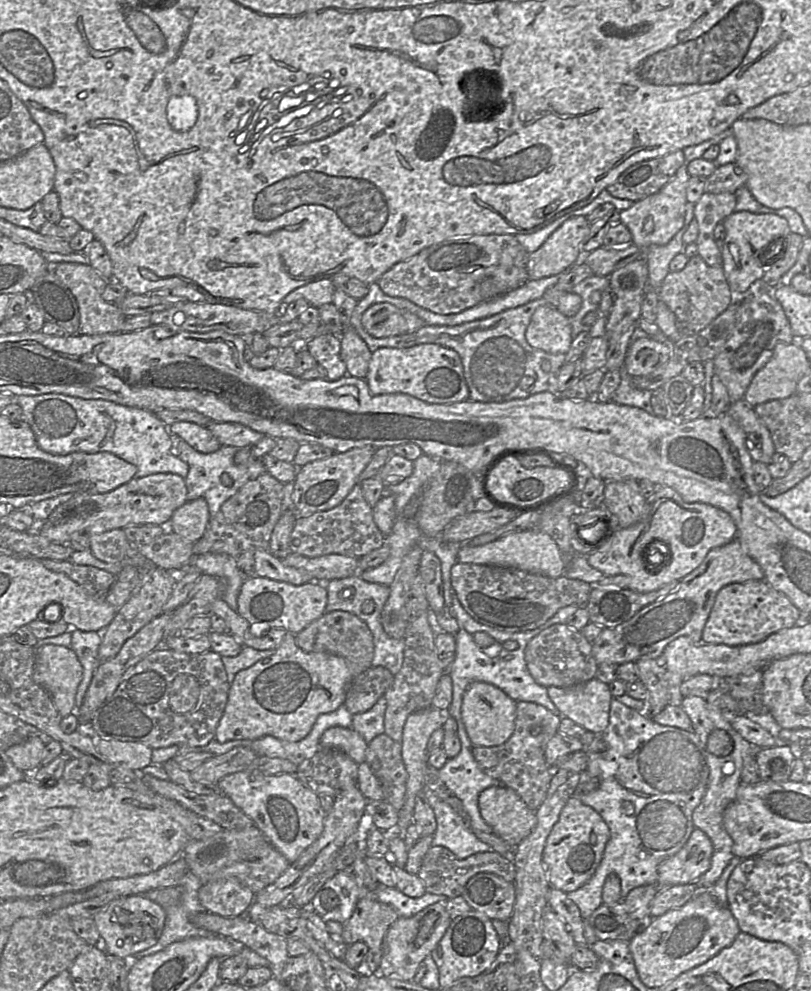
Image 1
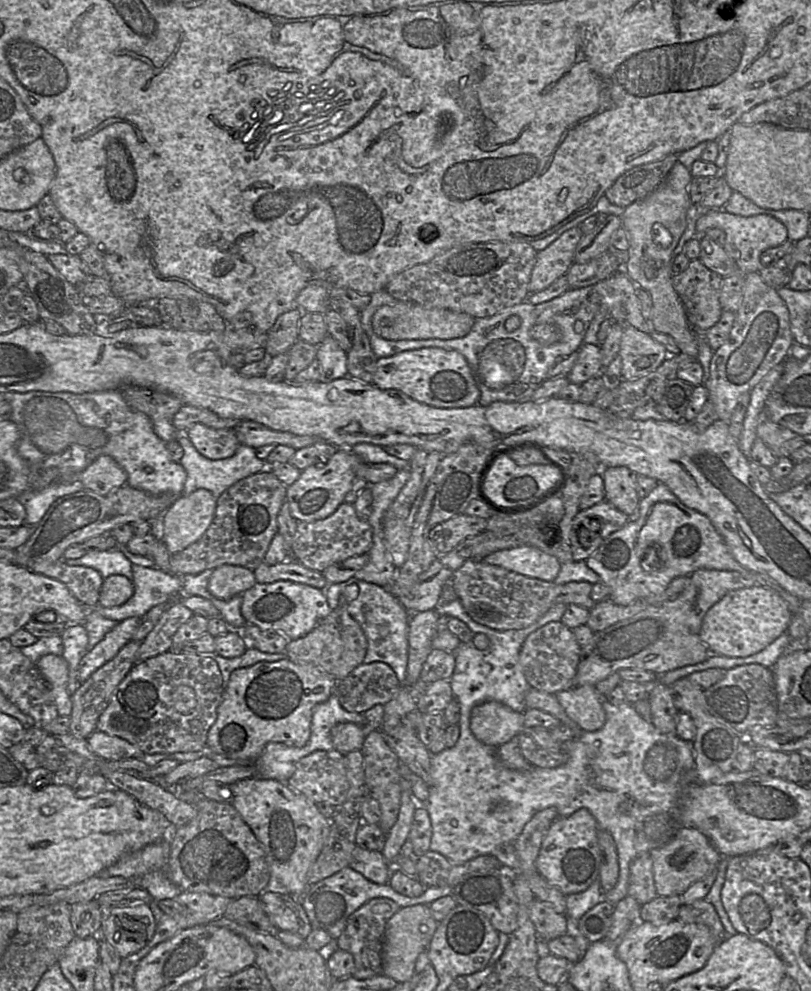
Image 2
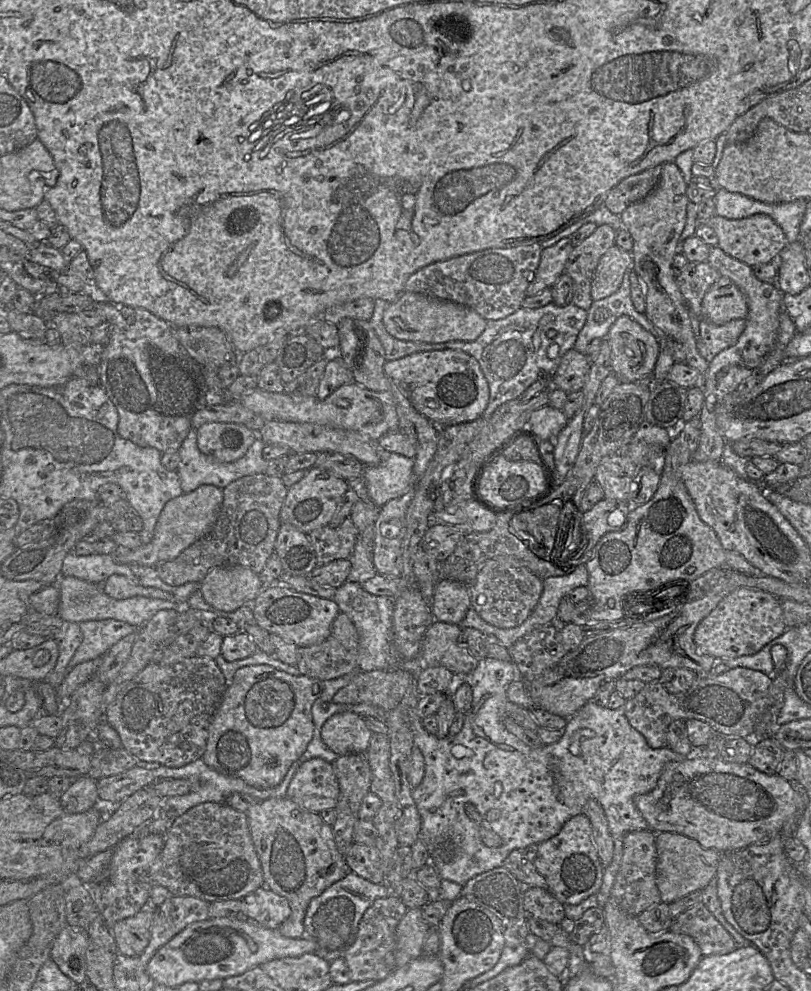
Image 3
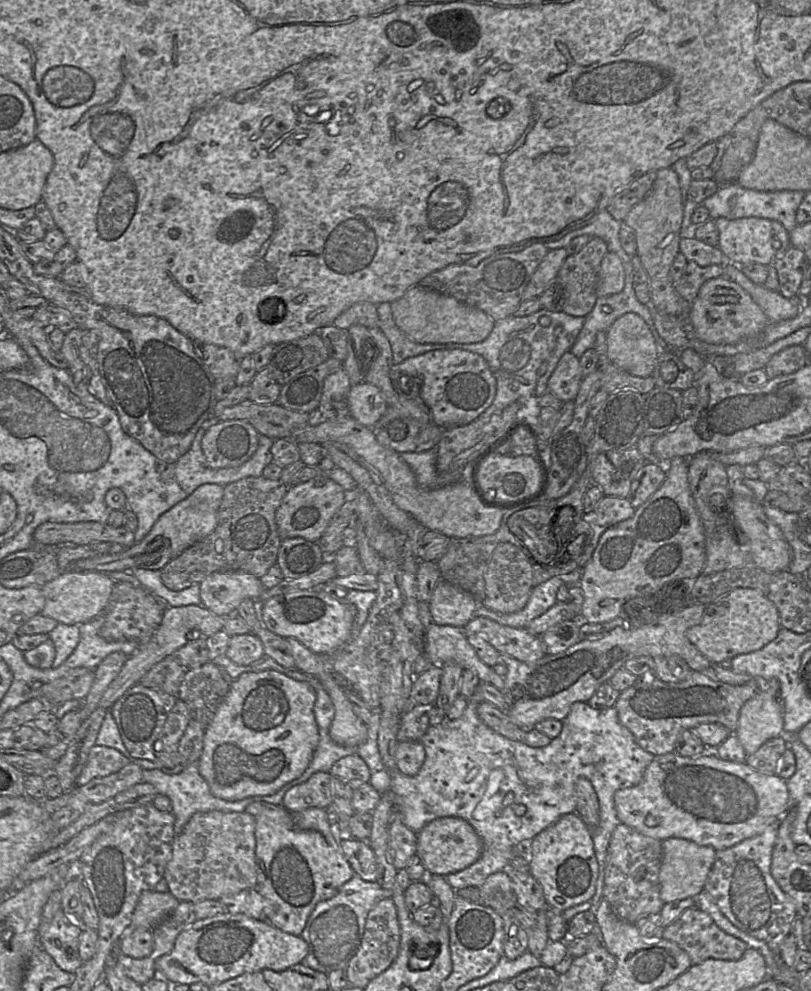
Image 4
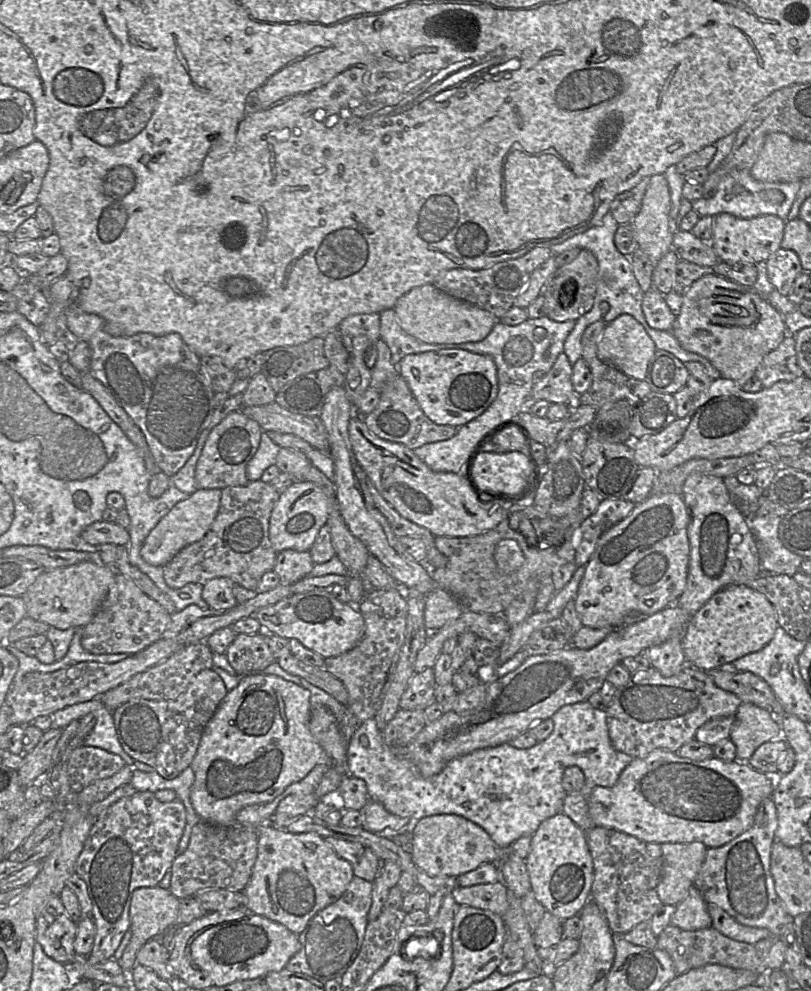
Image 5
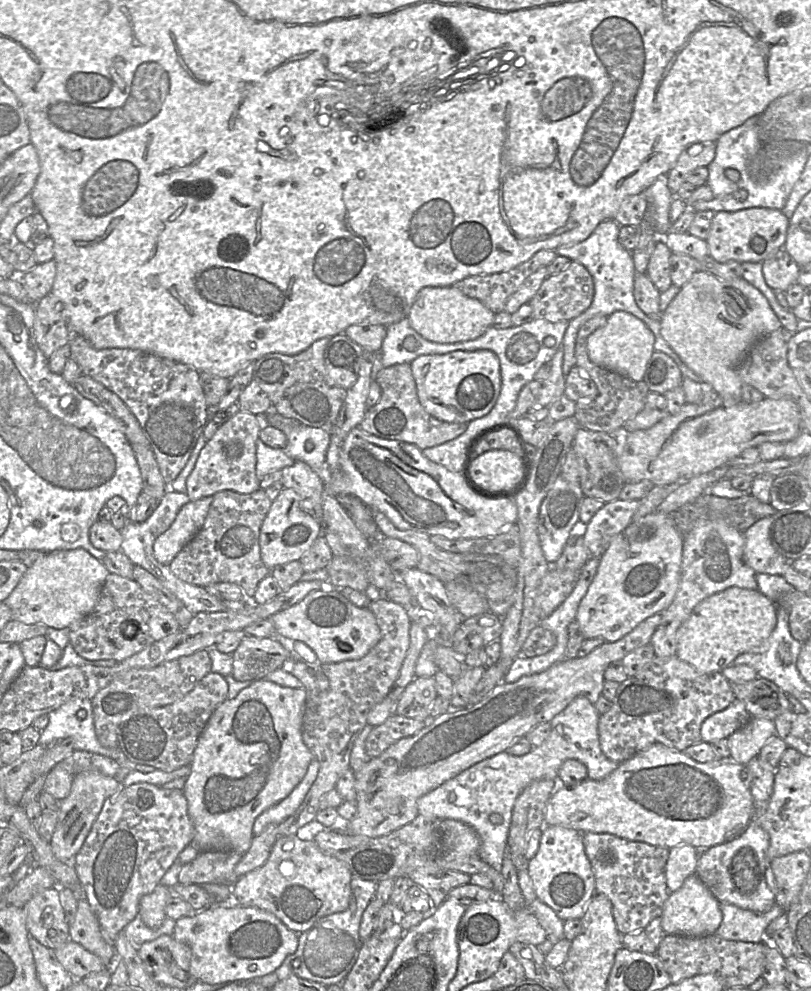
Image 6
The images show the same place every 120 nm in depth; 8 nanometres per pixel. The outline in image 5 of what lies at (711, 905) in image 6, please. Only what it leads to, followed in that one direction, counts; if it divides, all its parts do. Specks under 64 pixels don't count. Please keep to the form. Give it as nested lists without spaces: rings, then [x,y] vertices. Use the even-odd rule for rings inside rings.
[[[692,886],[687,897],[676,905],[671,924],[687,931],[711,927],[712,919],[707,905],[697,887]]]

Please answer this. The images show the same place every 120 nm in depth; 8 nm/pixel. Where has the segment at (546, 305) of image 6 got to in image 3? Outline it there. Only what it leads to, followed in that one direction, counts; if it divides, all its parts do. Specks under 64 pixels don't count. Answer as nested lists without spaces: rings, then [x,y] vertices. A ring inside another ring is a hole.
[[[610,225],[597,226],[595,231],[575,246],[566,262],[565,273],[574,282],[572,303],[589,310],[593,299],[591,283],[600,258],[615,244],[617,231]]]

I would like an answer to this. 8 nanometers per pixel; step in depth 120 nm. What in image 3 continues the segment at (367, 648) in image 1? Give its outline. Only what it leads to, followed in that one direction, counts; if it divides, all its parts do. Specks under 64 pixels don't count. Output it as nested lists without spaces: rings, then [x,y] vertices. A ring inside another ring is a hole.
[[[340,612],[334,619],[329,636],[318,644],[298,647],[296,668],[301,675],[314,679],[331,680],[358,670],[358,634],[352,620]]]

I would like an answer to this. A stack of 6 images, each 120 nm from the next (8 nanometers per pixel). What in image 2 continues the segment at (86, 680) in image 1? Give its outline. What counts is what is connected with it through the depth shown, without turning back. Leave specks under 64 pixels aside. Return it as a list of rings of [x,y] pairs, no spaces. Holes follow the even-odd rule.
[[[67,624],[61,633],[63,642],[62,657],[67,661],[69,667],[67,690],[72,695],[82,684],[78,677],[78,668],[81,659],[88,651],[88,634],[82,624]]]

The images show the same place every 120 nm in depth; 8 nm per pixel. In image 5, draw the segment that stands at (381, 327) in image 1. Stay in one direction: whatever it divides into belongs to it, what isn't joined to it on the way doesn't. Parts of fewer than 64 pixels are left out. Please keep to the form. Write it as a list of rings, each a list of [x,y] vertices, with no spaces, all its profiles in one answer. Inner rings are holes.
[[[432,284],[411,289],[396,302],[395,311],[401,328],[427,344],[460,344],[483,340],[499,321],[490,312],[456,299]]]

